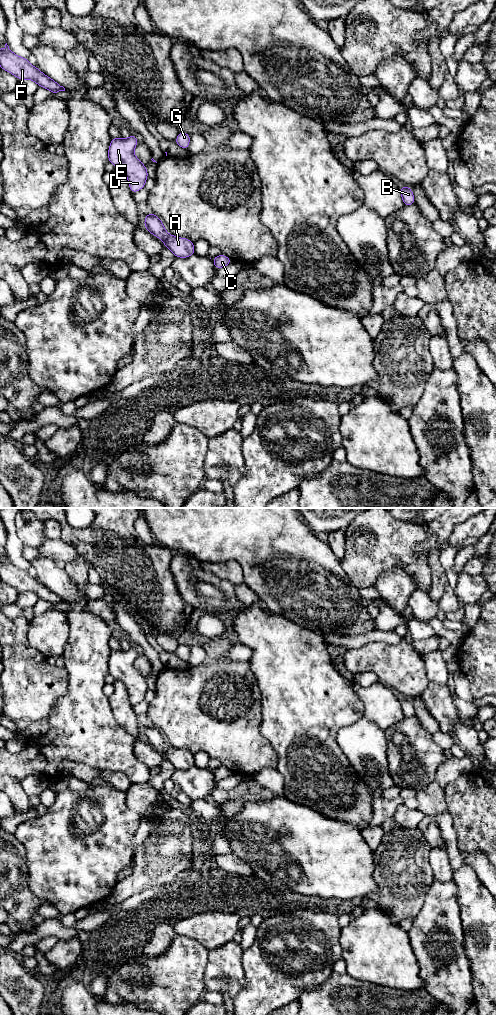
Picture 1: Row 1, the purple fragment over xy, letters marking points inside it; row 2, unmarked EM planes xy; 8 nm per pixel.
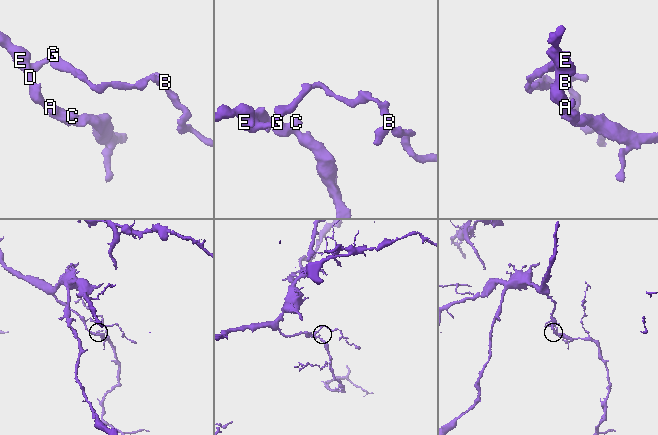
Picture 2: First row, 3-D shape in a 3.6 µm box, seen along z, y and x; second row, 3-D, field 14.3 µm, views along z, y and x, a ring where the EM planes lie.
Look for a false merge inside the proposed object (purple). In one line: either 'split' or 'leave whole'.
leave whole

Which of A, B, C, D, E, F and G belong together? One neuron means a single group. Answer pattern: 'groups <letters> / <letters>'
groups A B C D E F G

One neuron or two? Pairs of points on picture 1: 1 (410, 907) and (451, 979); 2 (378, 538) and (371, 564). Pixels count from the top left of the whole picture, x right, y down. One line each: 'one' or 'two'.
1: two
2: one

